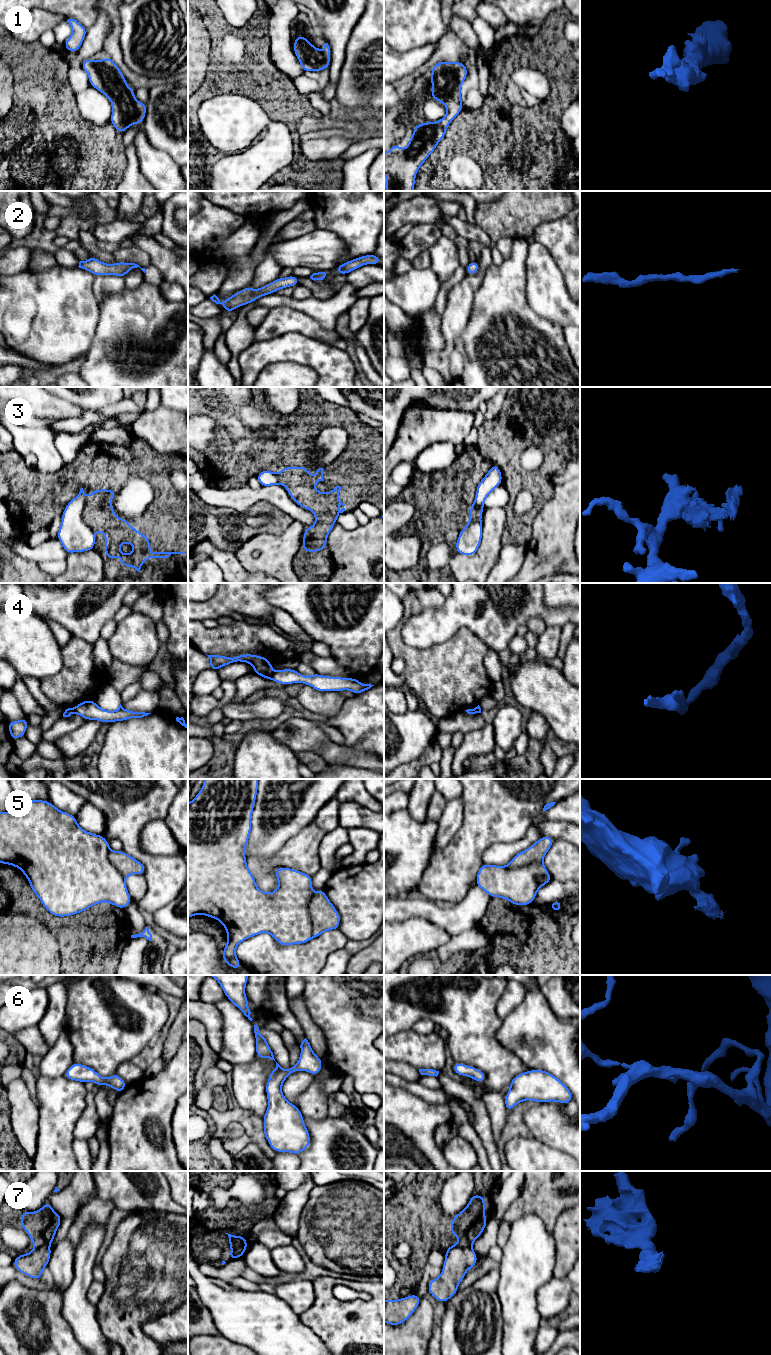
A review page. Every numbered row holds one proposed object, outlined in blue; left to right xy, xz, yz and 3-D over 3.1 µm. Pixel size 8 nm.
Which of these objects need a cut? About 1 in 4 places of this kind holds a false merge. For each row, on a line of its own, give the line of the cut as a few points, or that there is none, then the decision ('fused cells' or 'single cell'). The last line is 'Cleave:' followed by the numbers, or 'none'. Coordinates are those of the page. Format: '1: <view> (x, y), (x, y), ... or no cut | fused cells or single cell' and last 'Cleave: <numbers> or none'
1: no cut | single cell
2: no cut | single cell
3: xy (85, 499), (82, 518), (88, 524) | fused cells
4: xz (273, 672), (270, 678) | fused cells
5: no cut | single cell
6: no cut | single cell
7: xy (48, 1245), (39, 1245), (37, 1247) | fused cells
Cleave: 3, 4, 7

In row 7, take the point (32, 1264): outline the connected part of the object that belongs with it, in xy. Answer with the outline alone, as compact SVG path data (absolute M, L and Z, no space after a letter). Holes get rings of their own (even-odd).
M39 1246L27 1254L14 1258L13 1266L24 1275L32 1279L41 1279L41 1274L48 1266L51 1257L50 1246Z

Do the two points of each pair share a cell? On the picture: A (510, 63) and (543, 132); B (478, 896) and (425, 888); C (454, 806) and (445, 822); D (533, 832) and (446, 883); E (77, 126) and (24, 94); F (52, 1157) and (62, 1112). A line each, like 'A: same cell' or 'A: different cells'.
A: same cell
B: different cells
C: same cell
D: different cells
E: same cell
F: same cell

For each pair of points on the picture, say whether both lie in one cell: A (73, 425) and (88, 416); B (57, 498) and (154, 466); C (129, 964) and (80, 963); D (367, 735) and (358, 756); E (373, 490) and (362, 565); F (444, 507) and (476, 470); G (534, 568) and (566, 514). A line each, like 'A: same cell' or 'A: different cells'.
A: same cell
B: same cell
C: different cells
D: different cells
E: different cells
F: same cell
G: same cell

